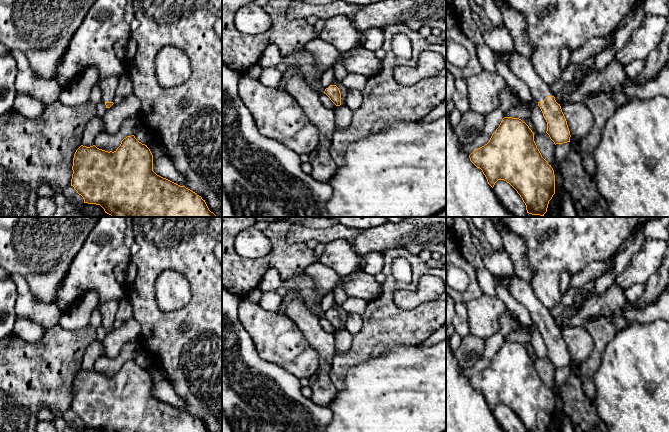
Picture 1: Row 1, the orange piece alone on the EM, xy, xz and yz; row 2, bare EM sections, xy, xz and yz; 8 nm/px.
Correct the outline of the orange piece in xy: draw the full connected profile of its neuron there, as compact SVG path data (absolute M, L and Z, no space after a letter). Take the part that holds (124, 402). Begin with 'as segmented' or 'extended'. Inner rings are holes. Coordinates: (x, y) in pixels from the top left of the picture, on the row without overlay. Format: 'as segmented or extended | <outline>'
as segmented | M134 359L124 362L120 370L114 376L99 373L95 369L90 371L81 369L74 378L72 394L71 410L73 410L77 417L83 421L84 427L100 429L102 432L208 432L205 424L192 414L157 399L153 395L153 379L150 373L147 369L139 366Z

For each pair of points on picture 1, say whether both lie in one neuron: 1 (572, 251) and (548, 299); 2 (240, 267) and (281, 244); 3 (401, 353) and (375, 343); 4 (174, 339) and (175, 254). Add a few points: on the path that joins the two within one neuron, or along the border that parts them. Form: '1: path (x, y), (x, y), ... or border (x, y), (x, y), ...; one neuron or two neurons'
1: path (560, 263), (548, 275), (548, 287); one neuron
2: path (251, 267), (259, 267), (273, 255); one neuron
3: border (410, 345), (387, 346), (367, 360); two neurons
4: path (183, 318), (197, 304), (196, 275); one neuron

